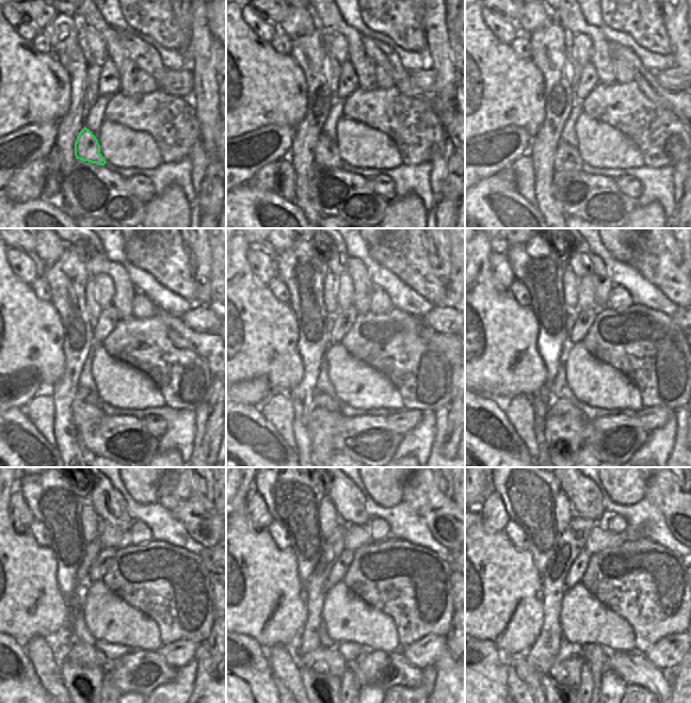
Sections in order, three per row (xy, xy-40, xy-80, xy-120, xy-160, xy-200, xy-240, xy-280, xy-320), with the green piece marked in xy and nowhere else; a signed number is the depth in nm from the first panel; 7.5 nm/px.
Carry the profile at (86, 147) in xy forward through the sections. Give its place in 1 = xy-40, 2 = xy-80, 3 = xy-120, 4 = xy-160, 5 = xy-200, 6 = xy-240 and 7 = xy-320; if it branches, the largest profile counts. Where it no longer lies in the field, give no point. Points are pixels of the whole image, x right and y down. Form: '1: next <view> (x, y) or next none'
1: next xy-40 (326, 152)
2: next xy-80 (566, 157)
3: next xy-120 (87, 408)
4: next xy-160 (324, 418)
5: next xy-200 (563, 431)
6: next xy-240 (83, 669)
7: next xy-320 (561, 684)

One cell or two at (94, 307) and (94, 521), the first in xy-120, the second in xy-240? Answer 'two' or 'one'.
one

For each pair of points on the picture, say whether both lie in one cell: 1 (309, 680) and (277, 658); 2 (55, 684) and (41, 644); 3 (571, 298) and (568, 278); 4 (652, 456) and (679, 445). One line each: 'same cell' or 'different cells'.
1: different cells
2: same cell
3: same cell
4: different cells

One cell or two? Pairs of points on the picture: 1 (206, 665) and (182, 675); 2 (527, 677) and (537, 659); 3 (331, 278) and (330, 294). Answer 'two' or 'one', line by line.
1: two
2: two
3: one

